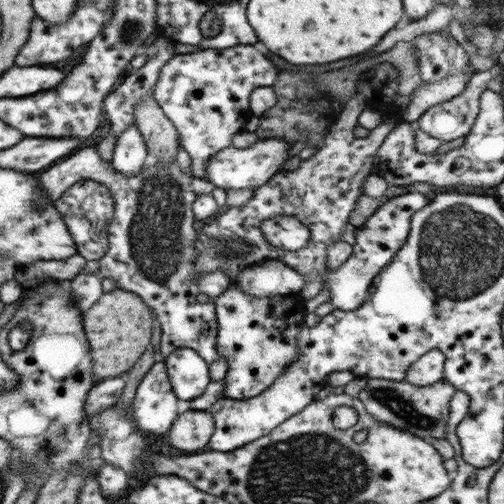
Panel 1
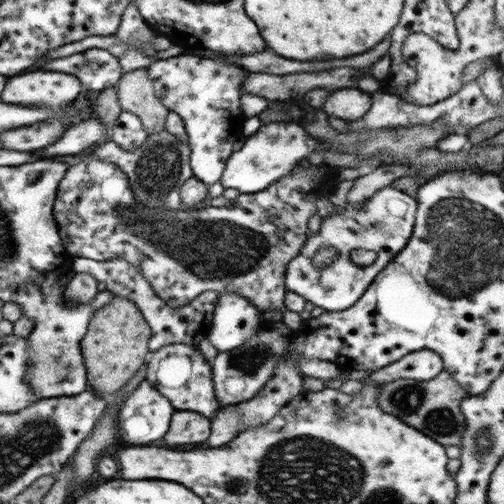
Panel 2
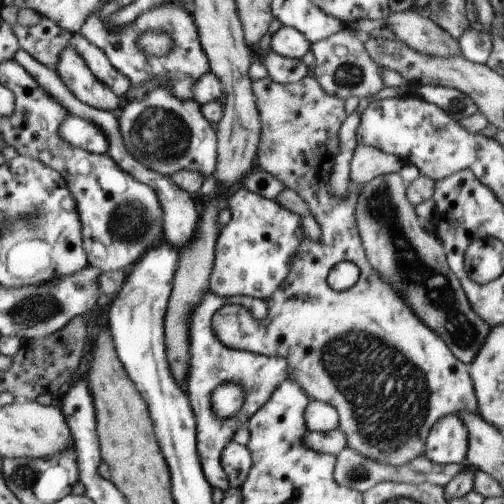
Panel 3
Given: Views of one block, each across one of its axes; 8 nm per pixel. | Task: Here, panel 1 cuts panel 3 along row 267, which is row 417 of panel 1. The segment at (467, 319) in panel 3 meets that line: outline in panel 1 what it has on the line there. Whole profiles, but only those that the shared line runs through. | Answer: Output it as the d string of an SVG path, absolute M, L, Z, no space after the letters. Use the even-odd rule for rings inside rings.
M367 380L365 388L357 394L357 400L363 402L367 414L379 426L391 426L407 434L415 434L423 440L445 438L447 420L449 420L449 402L457 390L441 380L431 386L415 386L409 382L389 382L389 380Z

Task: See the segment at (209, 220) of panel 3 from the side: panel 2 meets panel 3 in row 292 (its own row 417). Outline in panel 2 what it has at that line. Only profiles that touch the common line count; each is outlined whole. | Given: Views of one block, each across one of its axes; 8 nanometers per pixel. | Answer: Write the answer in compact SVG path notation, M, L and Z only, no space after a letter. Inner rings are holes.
M173 412L169 430L163 436L165 444L185 446L205 442L209 436L209 420L193 412Z

